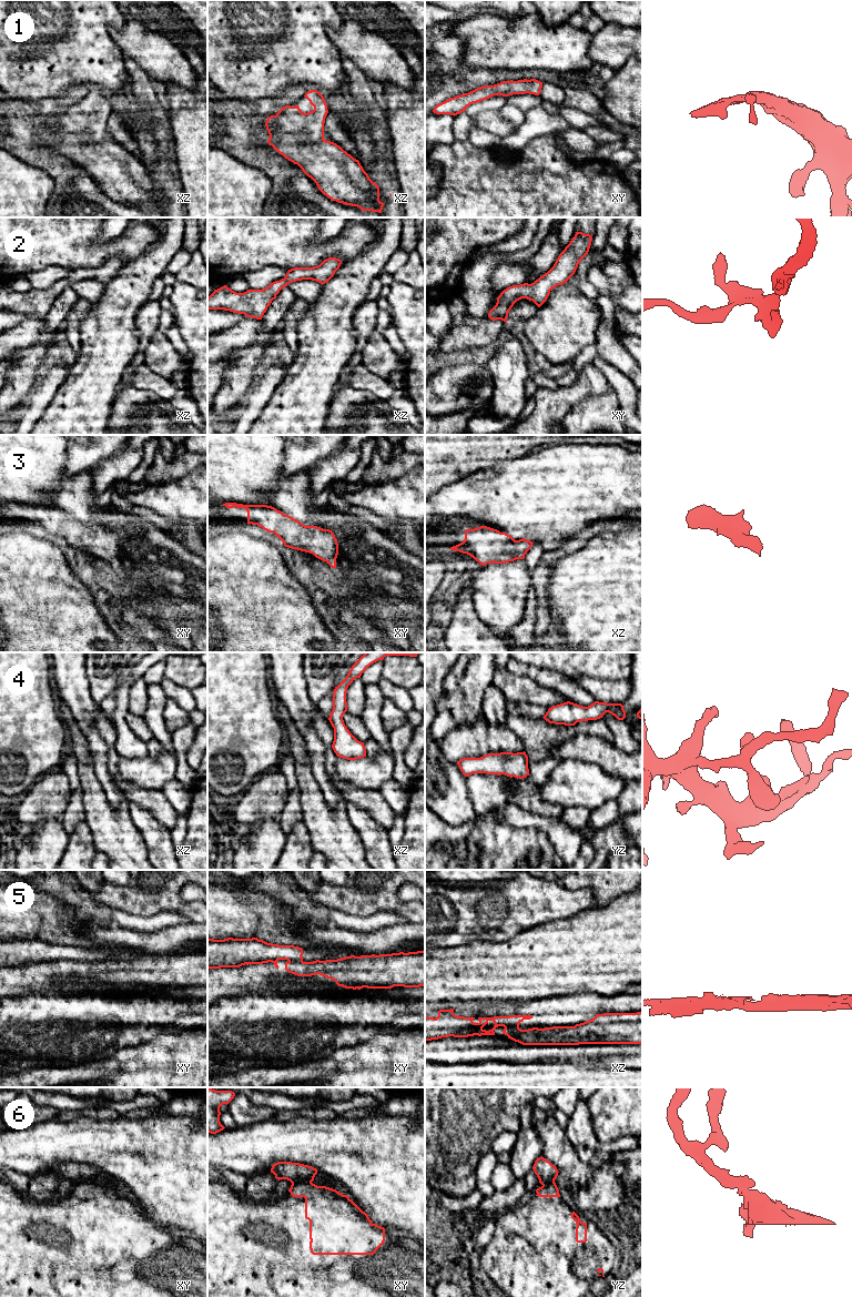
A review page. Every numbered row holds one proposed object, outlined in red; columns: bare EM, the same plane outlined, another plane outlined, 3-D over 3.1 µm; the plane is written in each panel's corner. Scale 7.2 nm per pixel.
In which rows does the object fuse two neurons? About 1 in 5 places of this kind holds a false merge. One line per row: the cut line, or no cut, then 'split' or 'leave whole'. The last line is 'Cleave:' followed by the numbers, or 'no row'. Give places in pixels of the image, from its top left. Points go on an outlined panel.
1: no cut; leave whole
2: no cut; leave whole
3: no cut; leave whole
4: no cut; leave whole
5: cut in xy along (288, 961), (302, 962); split
6: cut in xy along (311, 1181), (292, 1183); split
Cleave: 5, 6

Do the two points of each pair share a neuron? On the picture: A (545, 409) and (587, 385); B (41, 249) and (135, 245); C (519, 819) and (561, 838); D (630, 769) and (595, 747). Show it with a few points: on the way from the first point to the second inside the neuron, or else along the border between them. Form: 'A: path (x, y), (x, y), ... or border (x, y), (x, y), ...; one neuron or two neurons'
A: path (555, 405), (577, 391); one neuron
B: path (64, 249), (112, 247); one neuron
C: path (529, 819), (546, 823), (551, 828); one neuron
D: path (621, 763), (604, 755); one neuron

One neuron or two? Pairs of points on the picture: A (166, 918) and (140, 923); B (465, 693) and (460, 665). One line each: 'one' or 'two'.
A: one
B: two

